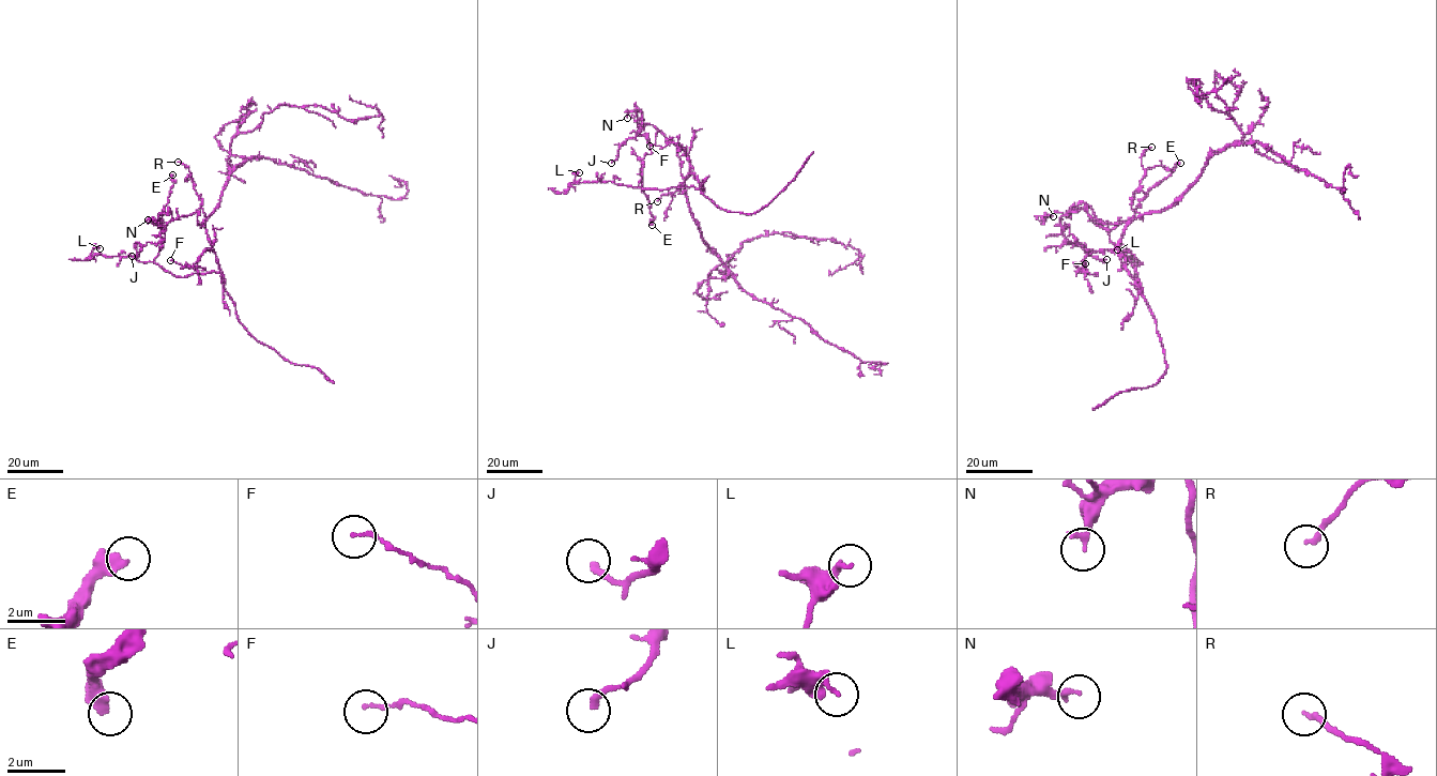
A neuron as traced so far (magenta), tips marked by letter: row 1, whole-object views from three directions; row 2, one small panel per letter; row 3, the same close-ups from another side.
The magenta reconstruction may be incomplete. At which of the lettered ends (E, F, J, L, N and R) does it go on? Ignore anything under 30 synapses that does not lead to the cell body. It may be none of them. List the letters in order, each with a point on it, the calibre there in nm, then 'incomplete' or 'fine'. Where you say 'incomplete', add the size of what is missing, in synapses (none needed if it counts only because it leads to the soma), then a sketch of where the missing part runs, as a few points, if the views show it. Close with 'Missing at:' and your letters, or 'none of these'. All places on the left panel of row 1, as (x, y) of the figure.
E: (172, 175) | 480 nm | fine
F: (170, 260) | 130 nm | fine
J: (132, 256) | 240 nm | fine
L: (100, 248) | 200 nm | fine
N: (148, 219) | 220 nm | fine
R: (178, 162) | 160 nm | fine
Missing at: none of these

